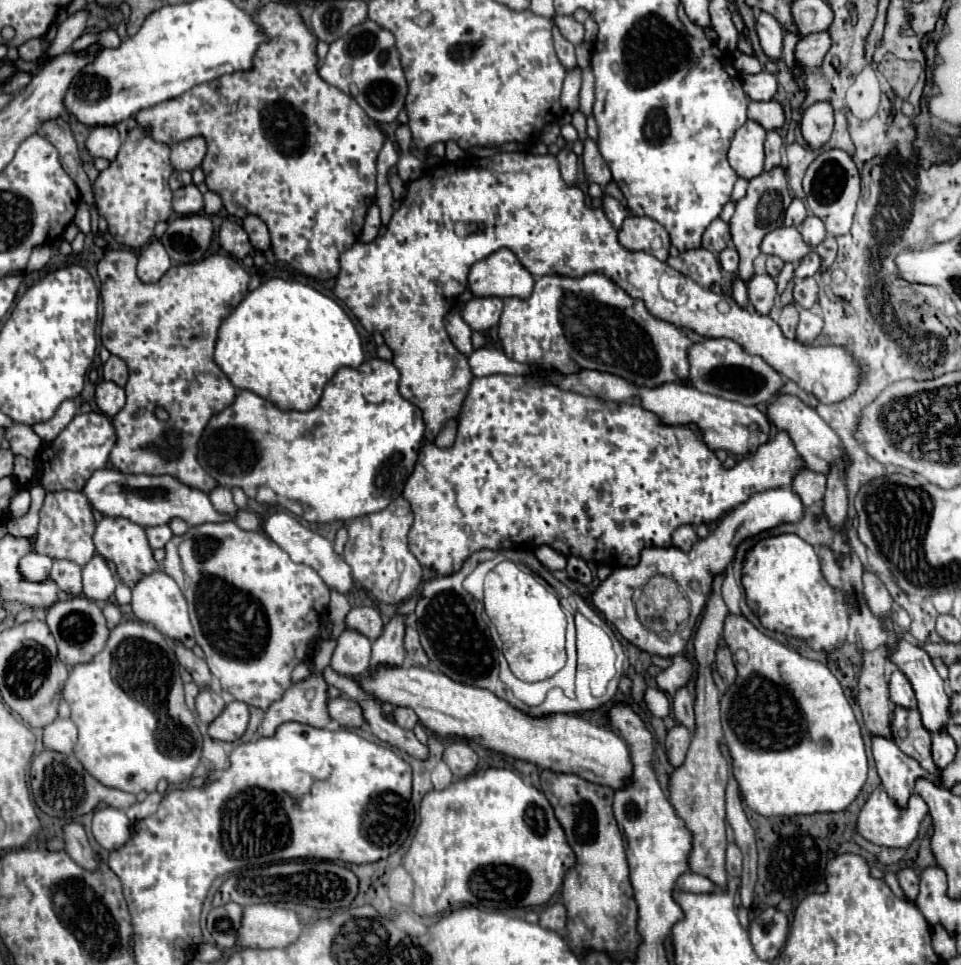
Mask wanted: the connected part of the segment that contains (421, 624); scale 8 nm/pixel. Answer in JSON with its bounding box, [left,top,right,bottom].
[416,552,512,702]

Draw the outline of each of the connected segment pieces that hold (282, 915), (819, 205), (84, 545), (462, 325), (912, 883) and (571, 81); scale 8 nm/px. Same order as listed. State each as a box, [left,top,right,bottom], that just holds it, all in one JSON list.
[[238,904,302,948],[804,148,860,236],[34,490,96,566],[446,308,474,356],[896,868,920,900],[562,68,580,114]]

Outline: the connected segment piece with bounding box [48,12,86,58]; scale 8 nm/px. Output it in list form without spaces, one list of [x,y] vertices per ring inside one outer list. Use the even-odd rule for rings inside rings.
[[[78,12],[74,16],[68,16],[60,26],[58,34],[52,40],[52,46],[48,50],[48,56],[54,58],[62,52],[68,52],[72,48],[72,42],[86,30],[86,12]]]

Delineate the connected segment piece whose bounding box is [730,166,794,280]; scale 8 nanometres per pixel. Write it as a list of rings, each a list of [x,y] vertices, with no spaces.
[[[782,166],[772,168],[770,172],[762,172],[760,176],[752,178],[748,184],[748,194],[736,204],[736,212],[730,220],[730,234],[732,242],[740,254],[740,268],[738,276],[742,280],[748,280],[754,274],[754,258],[760,254],[760,242],[766,232],[778,228],[784,224],[784,210],[790,206],[794,194],[788,188],[788,174]]]

